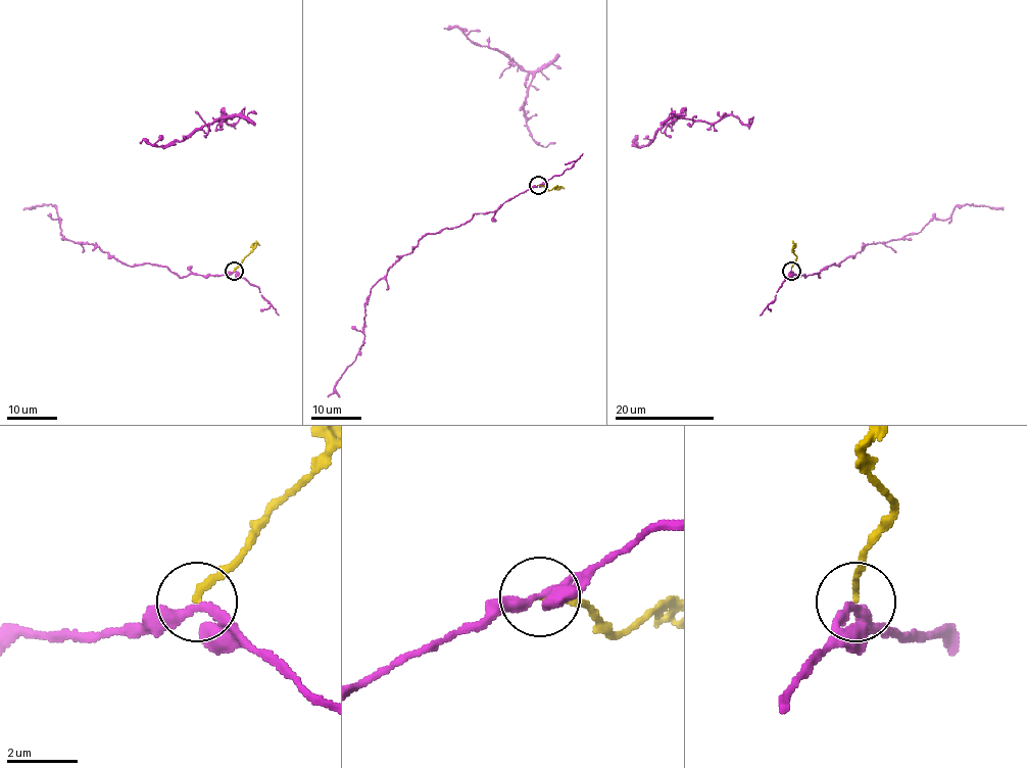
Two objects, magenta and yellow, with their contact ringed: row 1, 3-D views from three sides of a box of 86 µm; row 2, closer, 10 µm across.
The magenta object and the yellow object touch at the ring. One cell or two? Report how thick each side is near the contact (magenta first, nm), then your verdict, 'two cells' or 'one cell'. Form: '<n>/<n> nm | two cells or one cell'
240/170 nm | two cells

